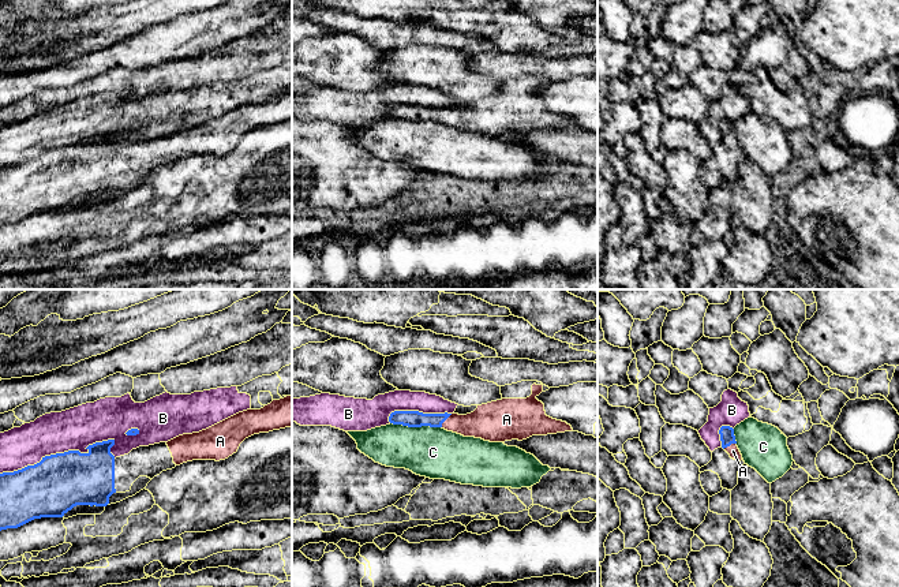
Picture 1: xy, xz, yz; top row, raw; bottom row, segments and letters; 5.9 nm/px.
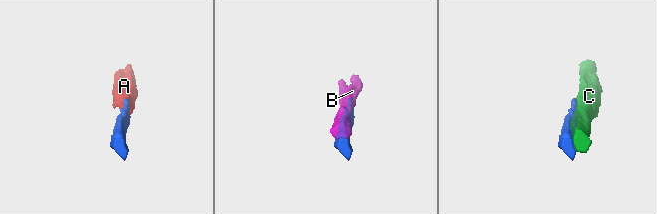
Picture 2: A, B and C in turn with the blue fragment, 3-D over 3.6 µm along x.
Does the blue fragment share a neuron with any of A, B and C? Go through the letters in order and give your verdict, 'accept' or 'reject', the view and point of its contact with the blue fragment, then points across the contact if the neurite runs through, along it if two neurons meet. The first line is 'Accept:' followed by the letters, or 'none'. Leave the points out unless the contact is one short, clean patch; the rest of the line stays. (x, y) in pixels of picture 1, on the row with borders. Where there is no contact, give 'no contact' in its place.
Accept: A
A: accept | xz (445, 419) | across xz (407, 418), (445, 419), (487, 422)
B: reject | xy (59, 453)
C: reject | xz (416, 426)

